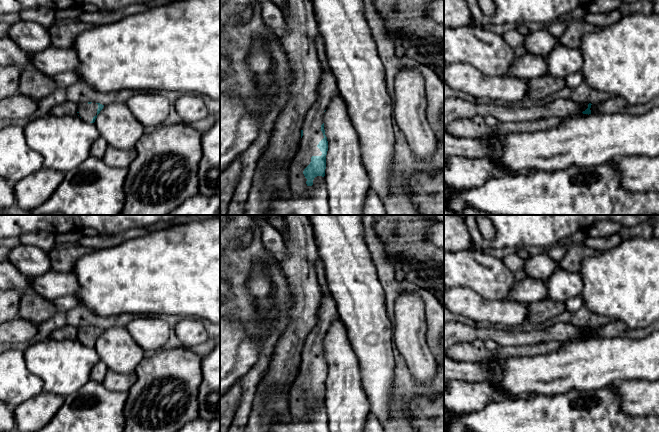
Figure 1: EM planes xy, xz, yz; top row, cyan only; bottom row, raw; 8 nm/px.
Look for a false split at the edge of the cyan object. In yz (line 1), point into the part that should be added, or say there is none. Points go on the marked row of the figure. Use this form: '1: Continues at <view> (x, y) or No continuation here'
1: Continues at yz (613, 105)

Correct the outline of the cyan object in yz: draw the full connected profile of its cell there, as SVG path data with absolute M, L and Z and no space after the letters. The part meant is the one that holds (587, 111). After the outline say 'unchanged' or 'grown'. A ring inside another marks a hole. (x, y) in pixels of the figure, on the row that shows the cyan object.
M610 97L608 100L600 103L589 103L588 108L583 111L583 114L615 114L615 113L629 113L634 115L641 115L652 108L647 104L631 105L622 97Z; grown

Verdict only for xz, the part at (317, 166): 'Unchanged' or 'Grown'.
Grown

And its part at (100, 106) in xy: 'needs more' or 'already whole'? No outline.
needs more

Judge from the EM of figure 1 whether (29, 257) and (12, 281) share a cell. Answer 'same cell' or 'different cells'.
different cells

